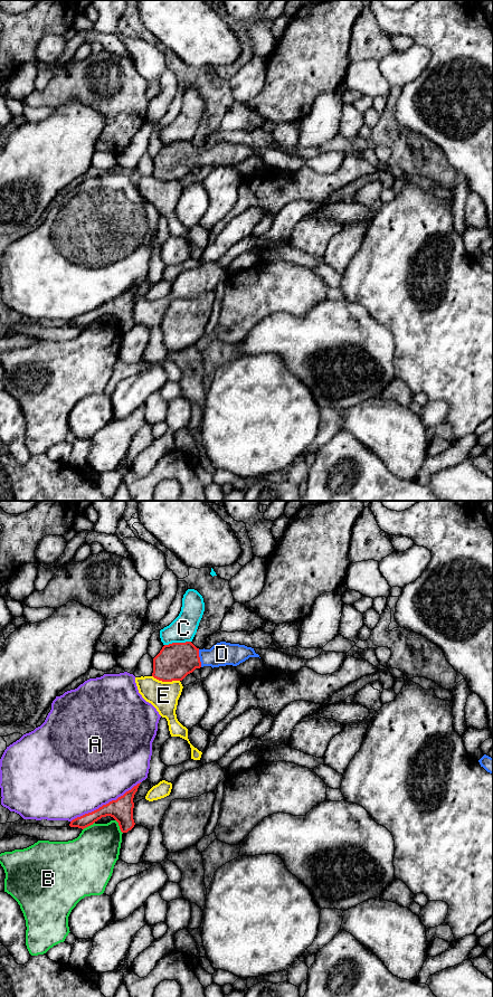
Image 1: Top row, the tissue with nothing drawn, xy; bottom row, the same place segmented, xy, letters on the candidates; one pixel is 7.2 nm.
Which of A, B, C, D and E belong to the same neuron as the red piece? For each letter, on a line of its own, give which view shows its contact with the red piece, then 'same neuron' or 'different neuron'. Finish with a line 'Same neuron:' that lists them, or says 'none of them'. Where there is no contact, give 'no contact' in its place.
A: xy | different neuron
B: xy | different neuron
C: xy | different neuron
D: xy | same neuron
E: xy | different neuron
Same neuron: D

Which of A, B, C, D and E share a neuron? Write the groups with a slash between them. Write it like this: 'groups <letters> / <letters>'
groups A / B / C / D / E

